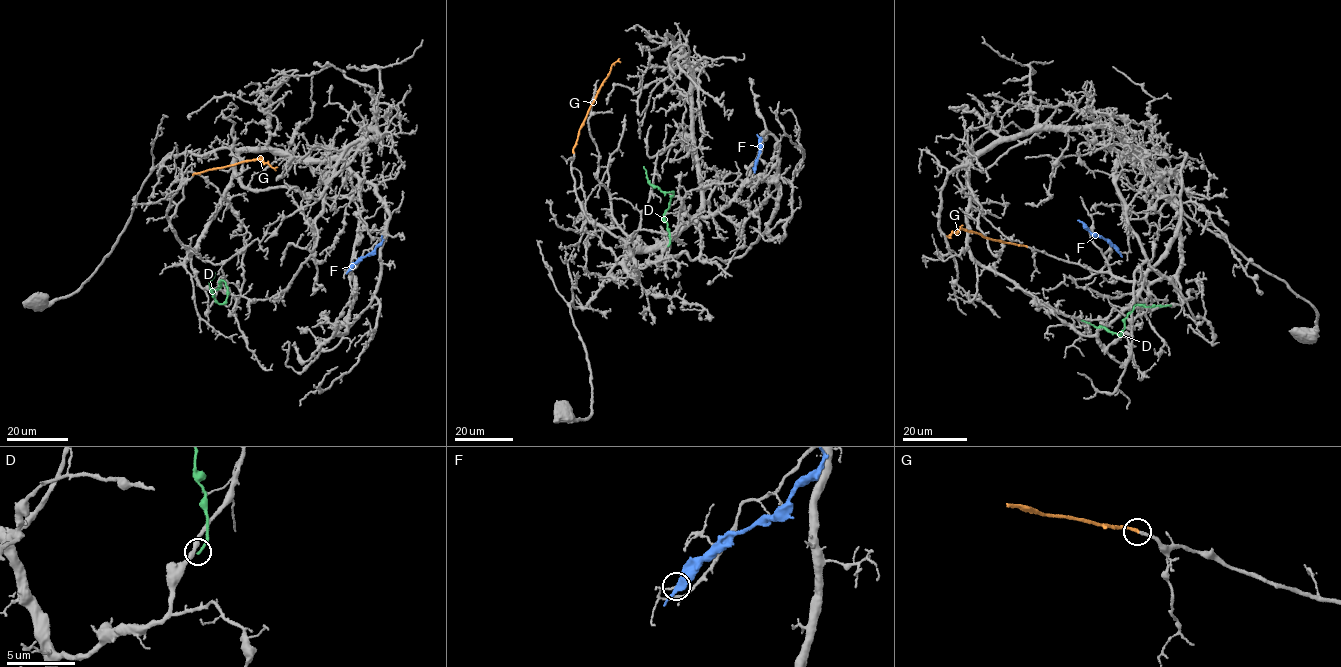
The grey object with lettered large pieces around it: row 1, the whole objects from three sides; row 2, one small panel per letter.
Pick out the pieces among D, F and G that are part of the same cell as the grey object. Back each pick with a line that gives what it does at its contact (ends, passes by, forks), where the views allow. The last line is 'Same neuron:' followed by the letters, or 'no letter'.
G: it ends
Same neuron: G

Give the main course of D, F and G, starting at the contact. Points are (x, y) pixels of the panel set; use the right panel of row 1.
D: (1170, 305), (1136, 304), (1124, 319), (1119, 336), (1081, 319)
F: (1119, 252), (1077, 220)
G: (1027, 246), (989, 239), (963, 229), (953, 232), (948, 237), (951, 238)

